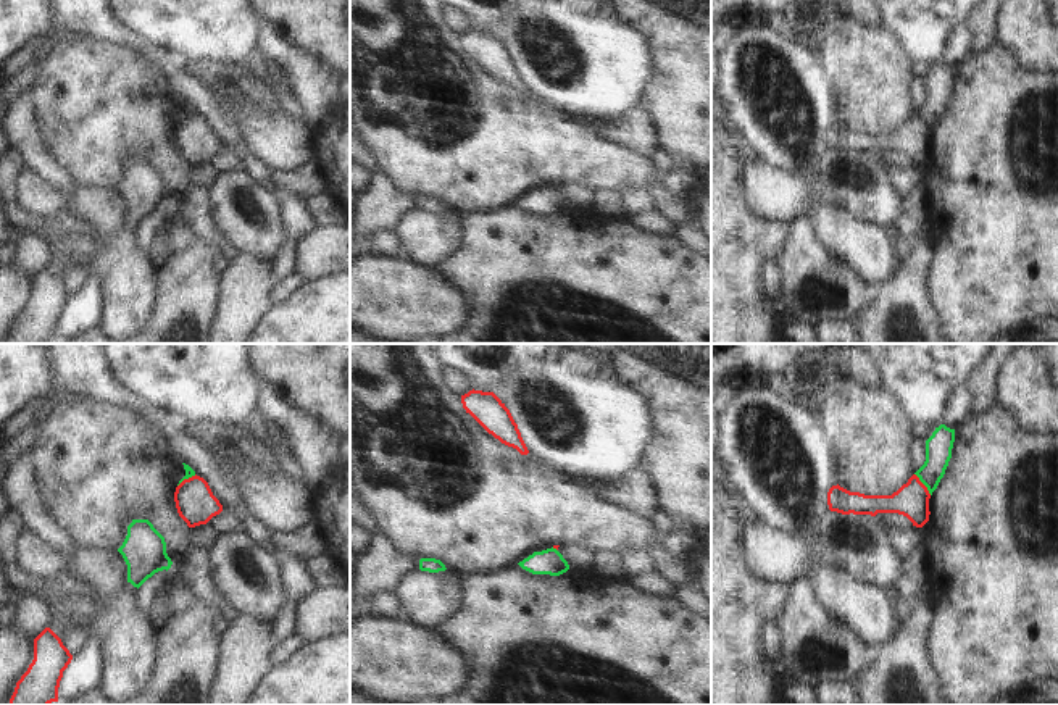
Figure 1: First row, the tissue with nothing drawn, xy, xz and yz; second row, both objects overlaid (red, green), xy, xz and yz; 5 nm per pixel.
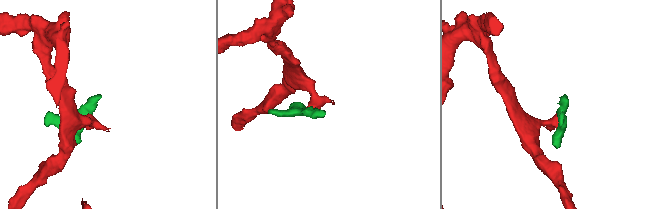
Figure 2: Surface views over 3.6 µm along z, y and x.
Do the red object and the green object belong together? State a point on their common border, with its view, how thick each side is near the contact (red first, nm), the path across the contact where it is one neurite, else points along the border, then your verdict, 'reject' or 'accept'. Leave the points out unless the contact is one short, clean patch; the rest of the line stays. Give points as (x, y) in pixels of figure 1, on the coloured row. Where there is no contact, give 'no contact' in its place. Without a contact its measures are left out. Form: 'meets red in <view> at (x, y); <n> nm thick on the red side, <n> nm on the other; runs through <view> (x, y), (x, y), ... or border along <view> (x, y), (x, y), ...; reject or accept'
meets red in yz at (923, 484); 170 nm thick on the red side, 130 nm on the other; border along yz (915, 473), (931, 494); reject

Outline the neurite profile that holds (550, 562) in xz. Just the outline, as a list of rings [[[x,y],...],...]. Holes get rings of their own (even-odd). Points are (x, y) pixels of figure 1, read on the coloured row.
[[[553,547],[542,552],[534,552],[518,565],[532,574],[560,576],[569,569],[568,561]]]

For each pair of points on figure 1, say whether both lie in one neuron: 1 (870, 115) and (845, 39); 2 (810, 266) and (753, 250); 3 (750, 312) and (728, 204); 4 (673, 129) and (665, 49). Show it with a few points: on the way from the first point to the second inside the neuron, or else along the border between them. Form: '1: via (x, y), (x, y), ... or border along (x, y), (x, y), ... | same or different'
1: via (870, 95), (870, 71), (858, 58) | same
2: border along (789, 226), (783, 246), (773, 260) | different
3: via (728, 284), (728, 231) | same
4: via (673, 110), (673, 68) | same

